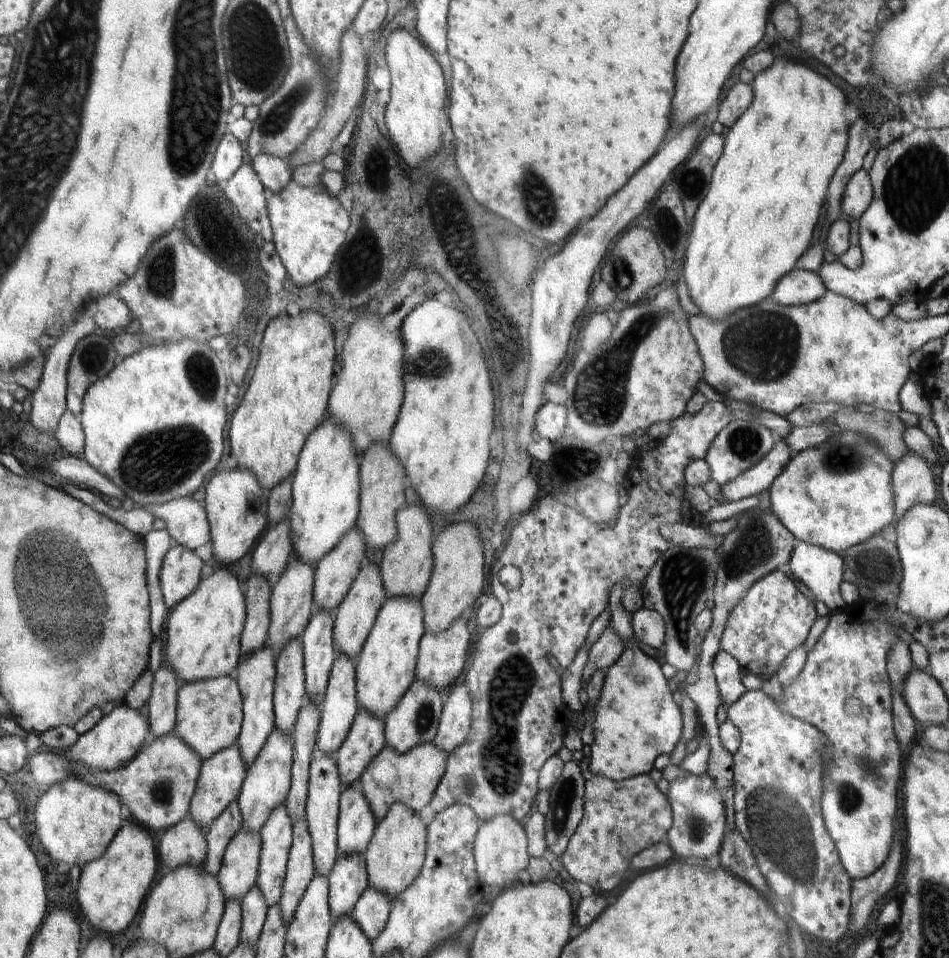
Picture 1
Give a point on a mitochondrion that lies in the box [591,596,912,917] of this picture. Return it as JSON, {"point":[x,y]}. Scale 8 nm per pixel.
{"point":[782,832]}

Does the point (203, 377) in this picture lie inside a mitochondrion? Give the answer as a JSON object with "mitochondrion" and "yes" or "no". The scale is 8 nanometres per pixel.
{"mitochondrion":"yes"}

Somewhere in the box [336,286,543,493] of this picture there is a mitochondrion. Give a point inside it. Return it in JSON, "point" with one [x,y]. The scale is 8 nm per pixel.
{"point":[431,364]}

